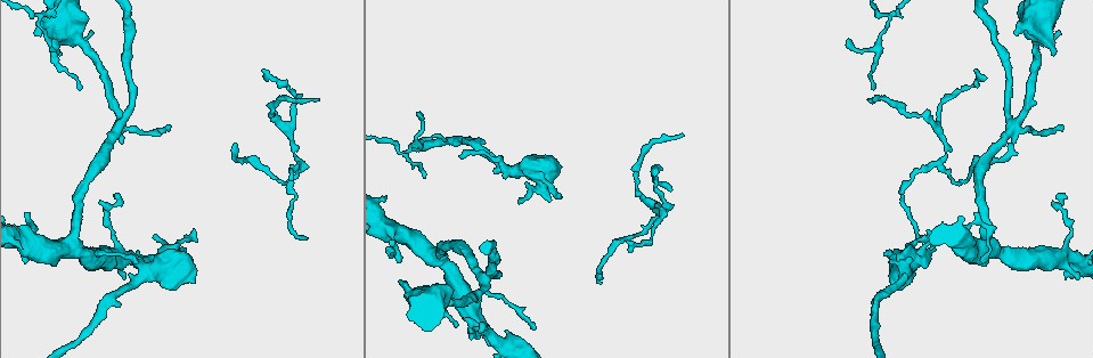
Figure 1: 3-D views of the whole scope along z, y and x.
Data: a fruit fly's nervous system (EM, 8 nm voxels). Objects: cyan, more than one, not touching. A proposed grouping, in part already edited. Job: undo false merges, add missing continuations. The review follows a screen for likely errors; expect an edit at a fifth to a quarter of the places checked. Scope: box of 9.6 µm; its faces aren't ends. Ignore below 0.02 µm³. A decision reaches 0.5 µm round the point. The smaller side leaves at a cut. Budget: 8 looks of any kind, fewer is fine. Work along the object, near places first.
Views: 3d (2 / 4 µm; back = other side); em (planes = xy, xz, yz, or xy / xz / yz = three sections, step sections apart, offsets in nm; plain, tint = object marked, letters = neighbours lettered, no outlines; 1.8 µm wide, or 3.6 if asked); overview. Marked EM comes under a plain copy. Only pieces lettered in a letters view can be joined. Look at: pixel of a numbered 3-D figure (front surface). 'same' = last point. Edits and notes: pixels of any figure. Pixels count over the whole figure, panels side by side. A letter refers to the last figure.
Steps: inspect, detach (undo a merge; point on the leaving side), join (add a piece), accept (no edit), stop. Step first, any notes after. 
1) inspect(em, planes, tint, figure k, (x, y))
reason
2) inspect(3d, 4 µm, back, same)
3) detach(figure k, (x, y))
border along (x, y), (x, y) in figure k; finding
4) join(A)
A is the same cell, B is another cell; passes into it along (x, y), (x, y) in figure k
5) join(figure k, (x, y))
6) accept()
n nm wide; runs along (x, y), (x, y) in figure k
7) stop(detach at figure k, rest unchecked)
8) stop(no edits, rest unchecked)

inspect(em, planes, letters, figure 1, (1065, 195))
free end

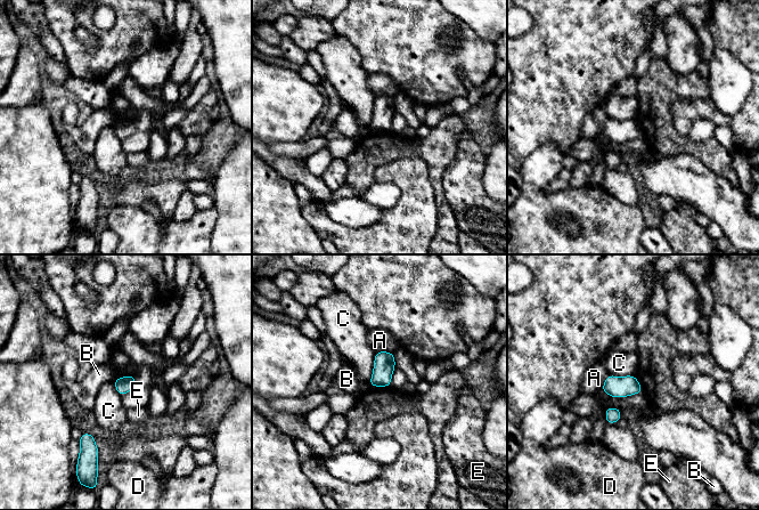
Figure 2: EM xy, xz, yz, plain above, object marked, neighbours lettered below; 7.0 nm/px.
accept()
A, B, C, D and E are other cells; border along (376, 351), (373, 373), (368, 385) in figure 2; none of them fits

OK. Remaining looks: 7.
inspect(em, planes, letters, figure 1, (532, 329))
thin end

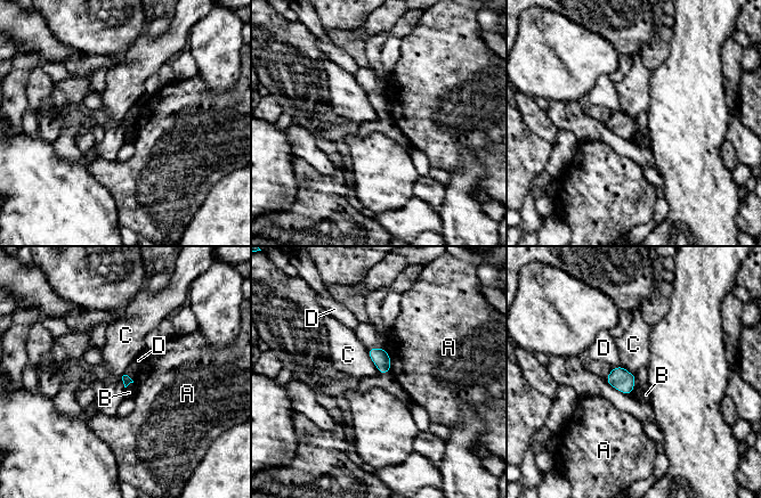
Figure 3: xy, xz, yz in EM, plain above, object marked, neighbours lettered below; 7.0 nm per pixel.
accept()
A, B, C and D are other cells; border along (366, 349), (370, 359), (380, 373) in figure 3; no lettered piece goes on from it

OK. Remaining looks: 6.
inspect(em, planes, letters, figure 1, (549, 202))
stops while still wide

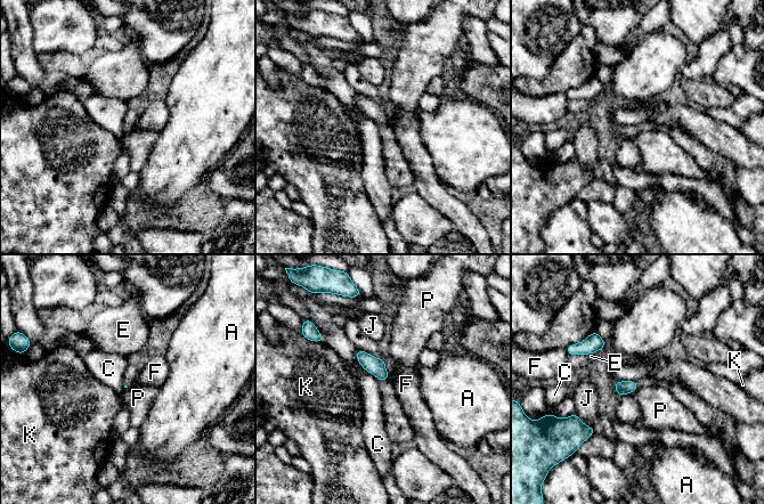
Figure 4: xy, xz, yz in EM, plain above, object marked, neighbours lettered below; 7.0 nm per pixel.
accept()
A, C, E, F, J, K and P are other cells; border along (639, 388), (630, 393) in figure 4; none of them fits

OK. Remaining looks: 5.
stop(no edits, rest unchecked)

